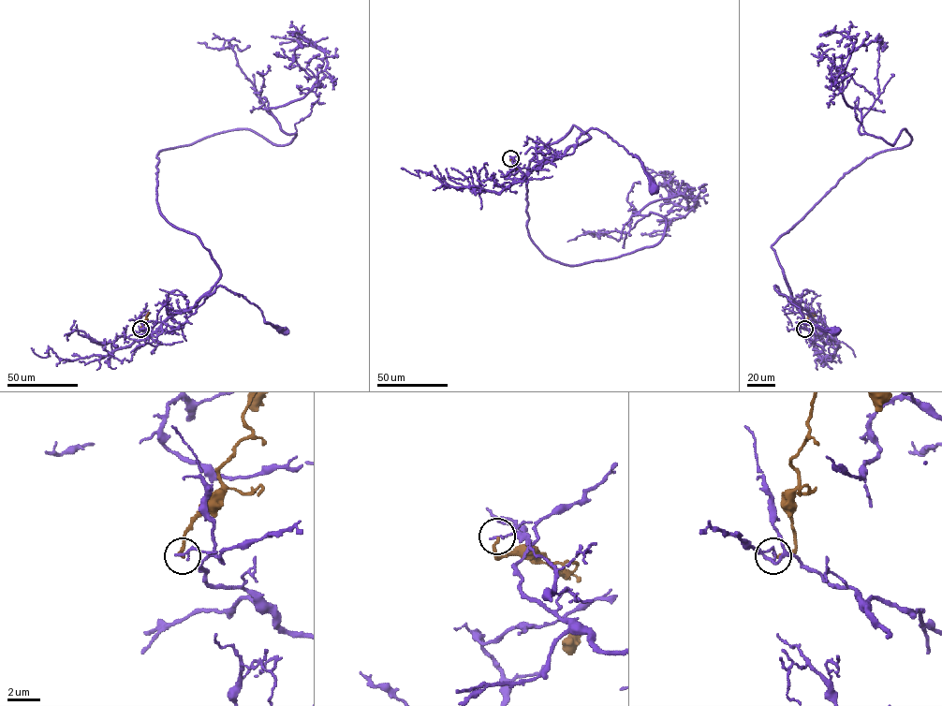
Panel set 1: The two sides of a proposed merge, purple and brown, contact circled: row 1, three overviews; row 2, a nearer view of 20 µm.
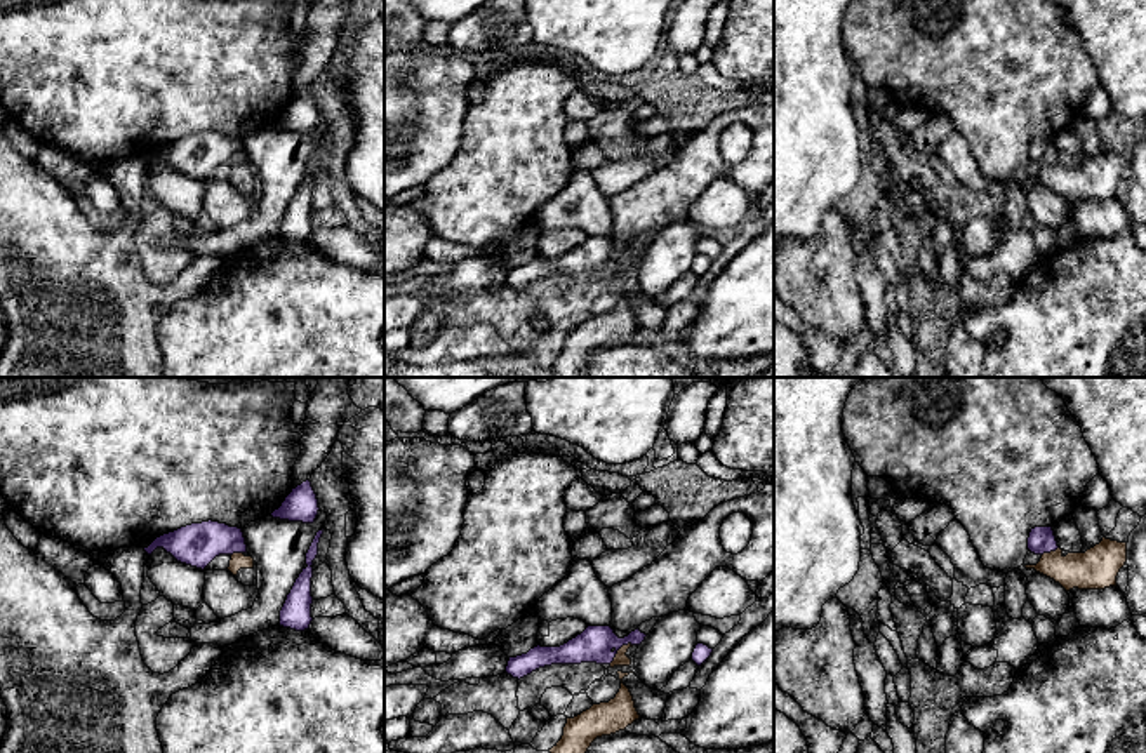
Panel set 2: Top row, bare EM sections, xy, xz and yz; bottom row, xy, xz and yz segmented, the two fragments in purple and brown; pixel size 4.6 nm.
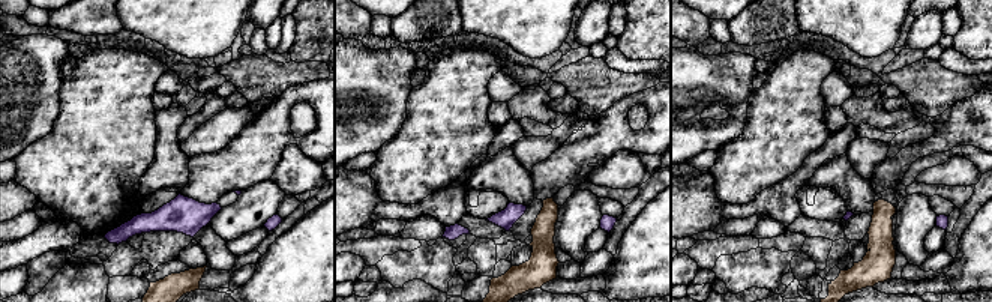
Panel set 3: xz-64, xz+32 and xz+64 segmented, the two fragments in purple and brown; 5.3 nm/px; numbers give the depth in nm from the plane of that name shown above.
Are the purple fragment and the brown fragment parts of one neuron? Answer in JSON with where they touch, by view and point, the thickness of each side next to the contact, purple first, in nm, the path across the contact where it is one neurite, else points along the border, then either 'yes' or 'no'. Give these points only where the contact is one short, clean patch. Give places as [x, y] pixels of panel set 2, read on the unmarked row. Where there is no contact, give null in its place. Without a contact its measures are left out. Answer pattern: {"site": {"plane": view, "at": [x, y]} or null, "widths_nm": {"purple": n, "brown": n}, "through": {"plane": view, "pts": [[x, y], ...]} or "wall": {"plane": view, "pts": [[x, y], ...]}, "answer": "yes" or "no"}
{"site": {"plane": "xz", "at": [618, 259]}, "widths_nm": {"purple": 170, "brown": 60}, "wall": {"plane": "xz", "pts": [[632, 254], [625, 254], [609, 273]]}, "answer": "no"}

